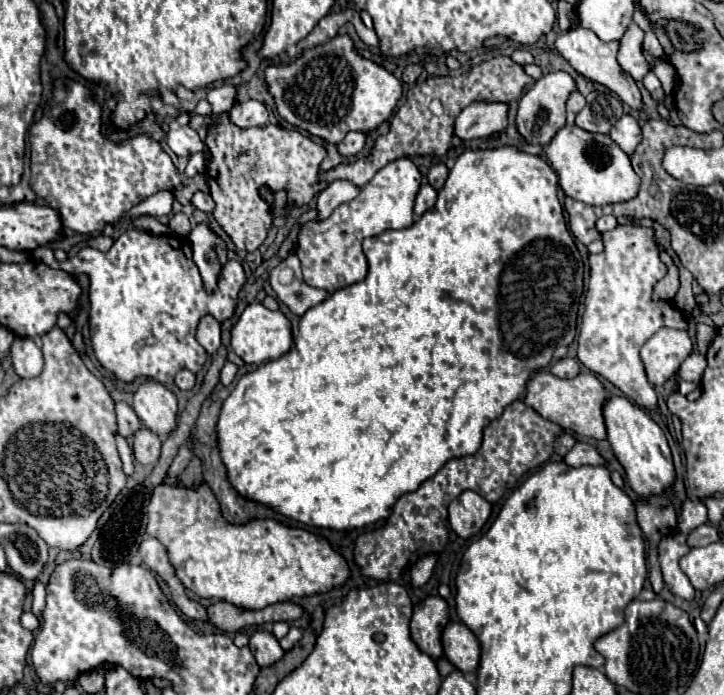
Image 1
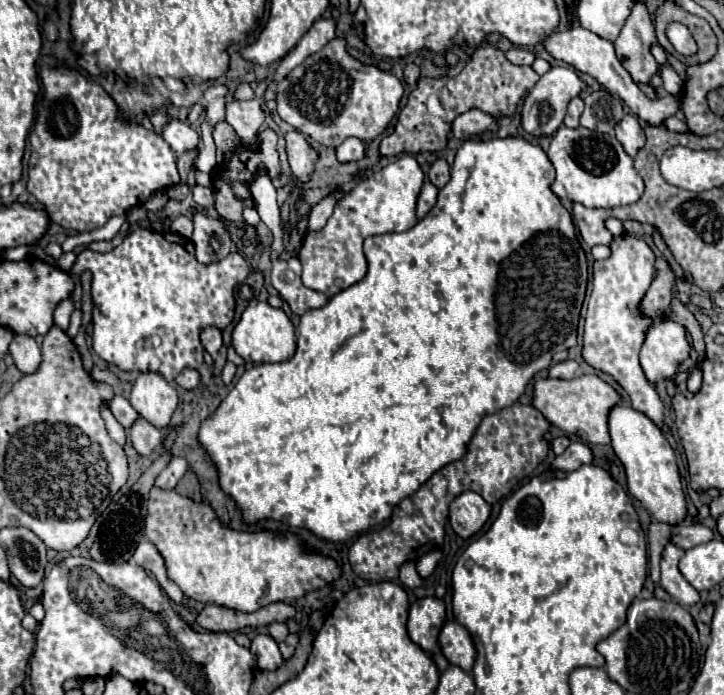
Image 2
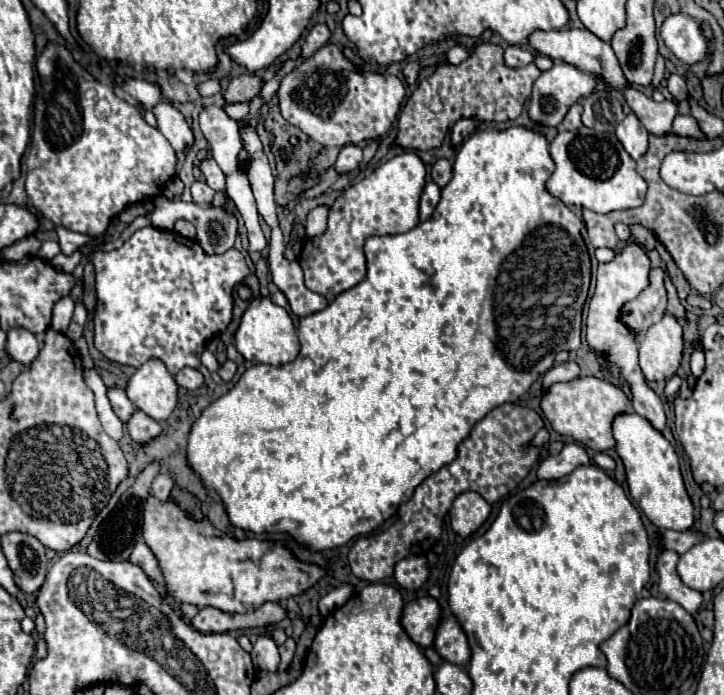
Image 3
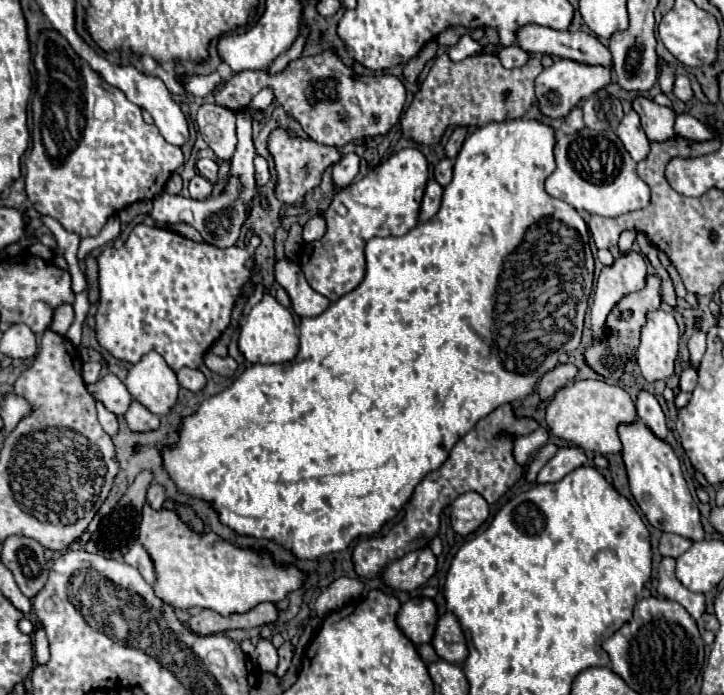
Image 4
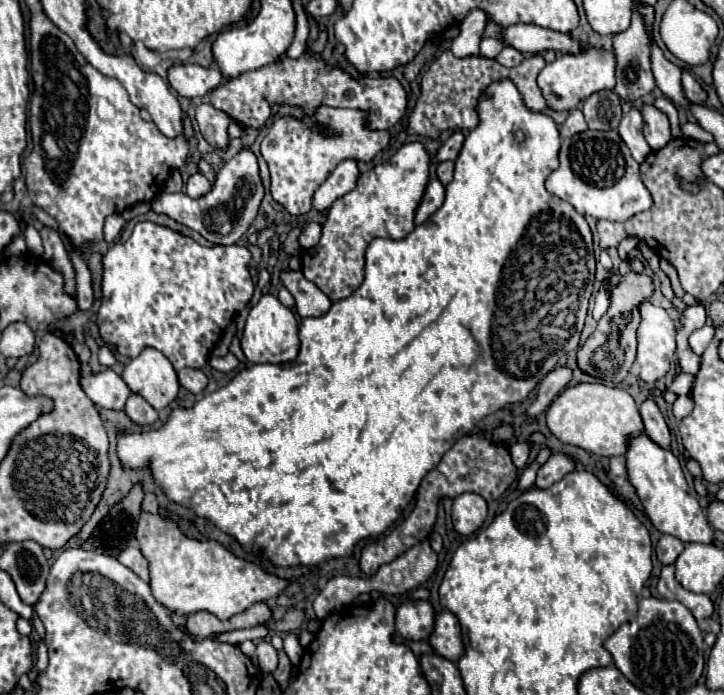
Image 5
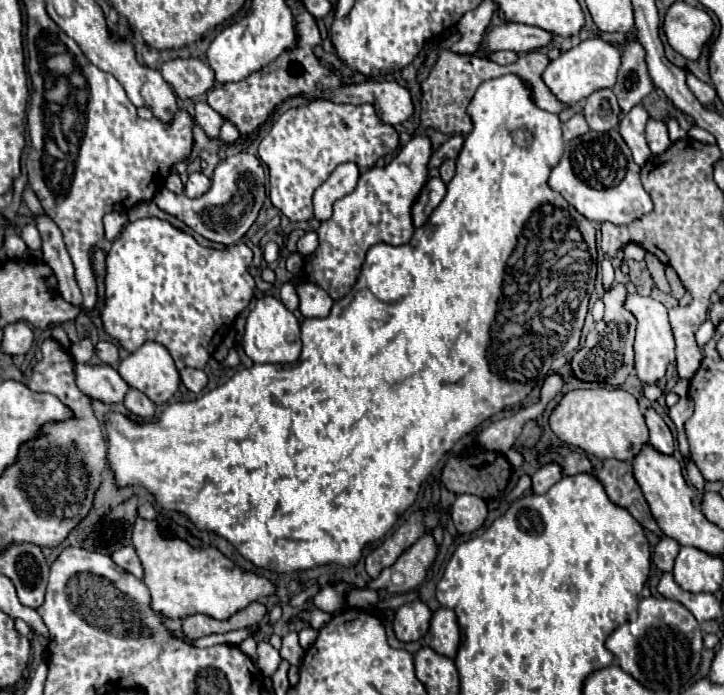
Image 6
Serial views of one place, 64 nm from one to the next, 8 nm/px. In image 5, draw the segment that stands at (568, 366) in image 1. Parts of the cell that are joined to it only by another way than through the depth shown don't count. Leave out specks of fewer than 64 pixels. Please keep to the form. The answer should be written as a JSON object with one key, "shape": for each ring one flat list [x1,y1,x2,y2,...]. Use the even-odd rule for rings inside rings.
{"shape":[[566,366,564,368,554,368,552,372,548,372,546,378,538,386,536,402,532,406,528,406,526,414,528,416,538,416,540,412,544,412,550,406,550,402,566,388,570,378,572,378,572,372]]}

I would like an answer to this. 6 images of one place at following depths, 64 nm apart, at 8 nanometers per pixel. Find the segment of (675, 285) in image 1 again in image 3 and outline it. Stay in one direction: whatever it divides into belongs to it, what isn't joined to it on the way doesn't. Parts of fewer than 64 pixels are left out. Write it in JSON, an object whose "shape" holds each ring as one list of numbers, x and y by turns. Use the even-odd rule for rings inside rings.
{"shape":[[654,268,650,272,650,284,646,290,636,296,636,300,630,300,624,304,620,312,620,320,632,328,632,334,638,336,648,326,656,324,666,310,666,290,664,290,664,270]]}

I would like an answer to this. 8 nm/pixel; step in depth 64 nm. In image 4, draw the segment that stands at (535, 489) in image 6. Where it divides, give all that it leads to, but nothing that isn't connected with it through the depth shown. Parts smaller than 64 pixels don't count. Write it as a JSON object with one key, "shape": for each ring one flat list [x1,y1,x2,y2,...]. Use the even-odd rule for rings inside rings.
{"shape":[[568,446,568,448,560,448,554,458,550,458,546,462,546,466,538,472,538,484,552,484,556,480,562,480,568,472,572,472,578,466,584,466,586,456,580,448,576,446]]}

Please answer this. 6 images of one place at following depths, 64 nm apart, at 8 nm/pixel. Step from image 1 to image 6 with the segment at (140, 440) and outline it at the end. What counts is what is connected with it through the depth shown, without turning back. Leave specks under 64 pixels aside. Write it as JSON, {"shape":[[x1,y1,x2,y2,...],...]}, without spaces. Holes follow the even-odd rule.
{"shape":[[130,388,124,396,124,406,128,408,128,412,140,416,140,418,152,418,156,406,152,404,152,400,148,400,148,396,144,396,144,392]]}

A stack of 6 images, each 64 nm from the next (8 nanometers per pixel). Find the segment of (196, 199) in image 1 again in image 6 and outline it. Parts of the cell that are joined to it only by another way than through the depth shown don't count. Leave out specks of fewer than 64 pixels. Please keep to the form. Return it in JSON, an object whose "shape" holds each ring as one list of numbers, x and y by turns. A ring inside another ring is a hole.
{"shape":[[196,172,196,174,188,176,188,182,184,186,184,194,188,198,198,198,198,196,206,194,208,188,210,188,210,180,202,172]]}

